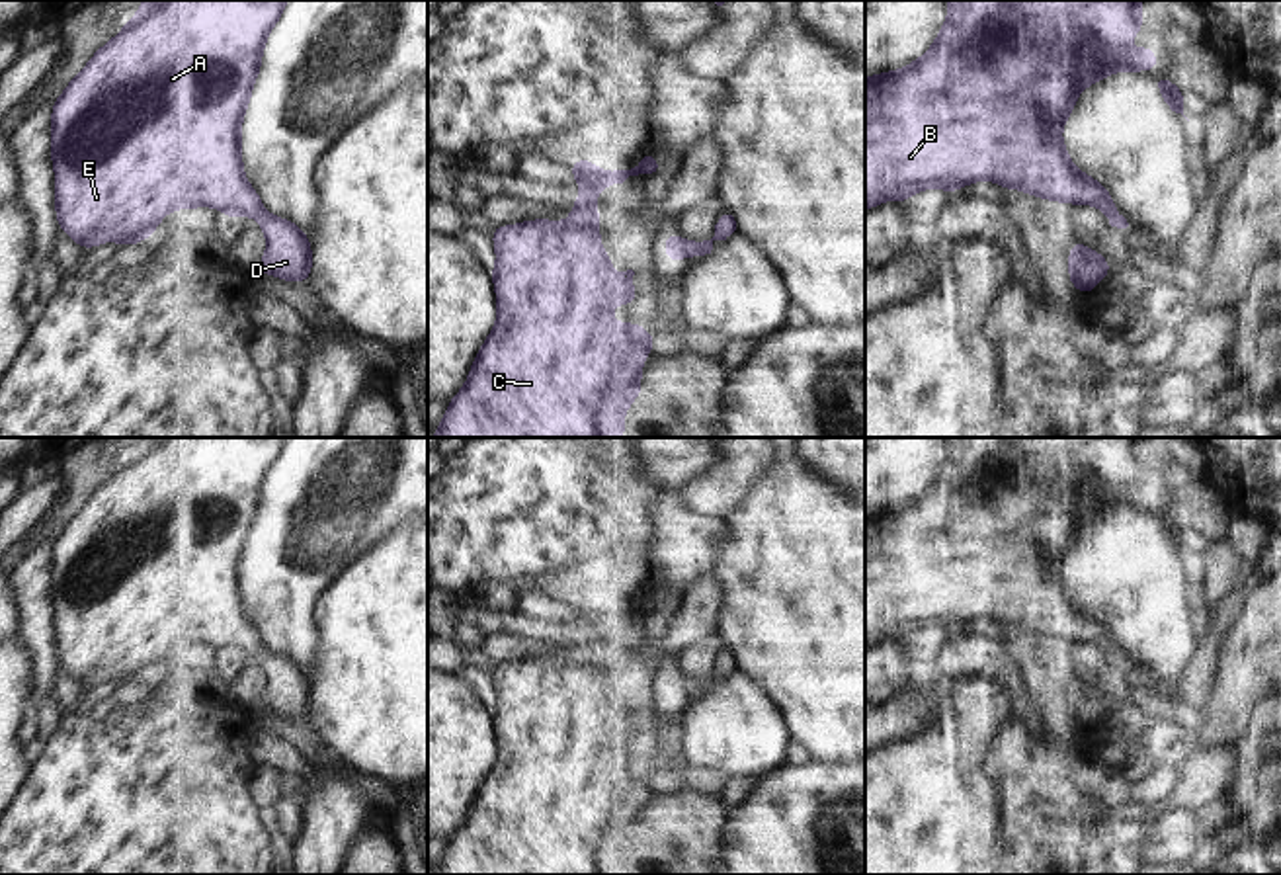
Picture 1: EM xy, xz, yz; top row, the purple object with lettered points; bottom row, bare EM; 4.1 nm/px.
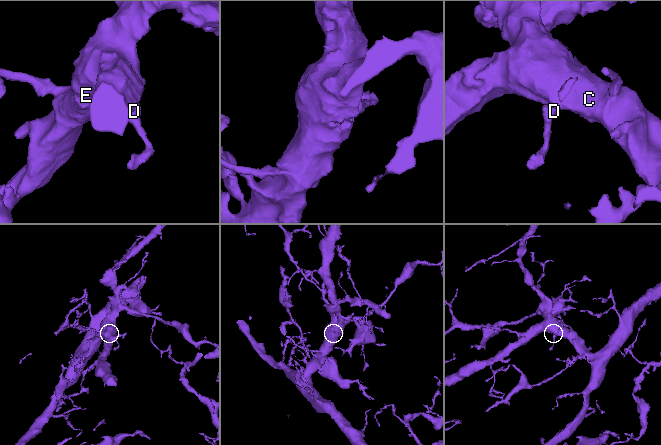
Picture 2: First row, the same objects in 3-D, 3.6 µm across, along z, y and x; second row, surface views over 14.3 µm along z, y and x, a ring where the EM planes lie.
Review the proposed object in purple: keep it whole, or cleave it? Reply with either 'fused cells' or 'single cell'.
single cell

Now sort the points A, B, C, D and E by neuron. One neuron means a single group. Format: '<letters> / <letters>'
A B C D E

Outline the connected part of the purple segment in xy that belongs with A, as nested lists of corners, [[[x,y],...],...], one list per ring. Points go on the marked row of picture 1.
[[[143,0],[117,35],[103,43],[51,107],[51,164],[59,229],[82,250],[103,242],[148,240],[166,213],[213,207],[230,221],[254,217],[266,236],[258,275],[303,283],[312,275],[312,242],[289,219],[264,209],[242,162],[242,121],[262,72],[266,41],[289,0]]]

